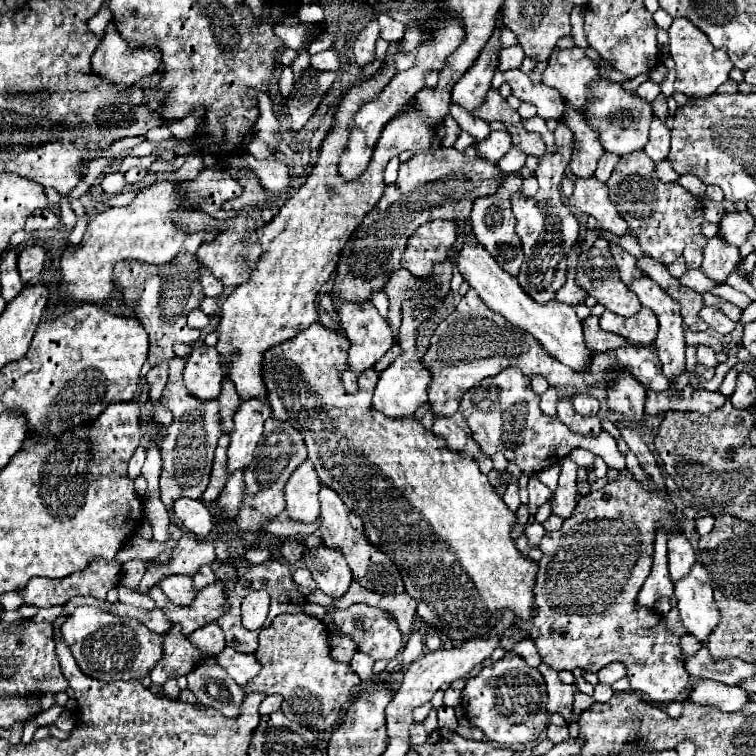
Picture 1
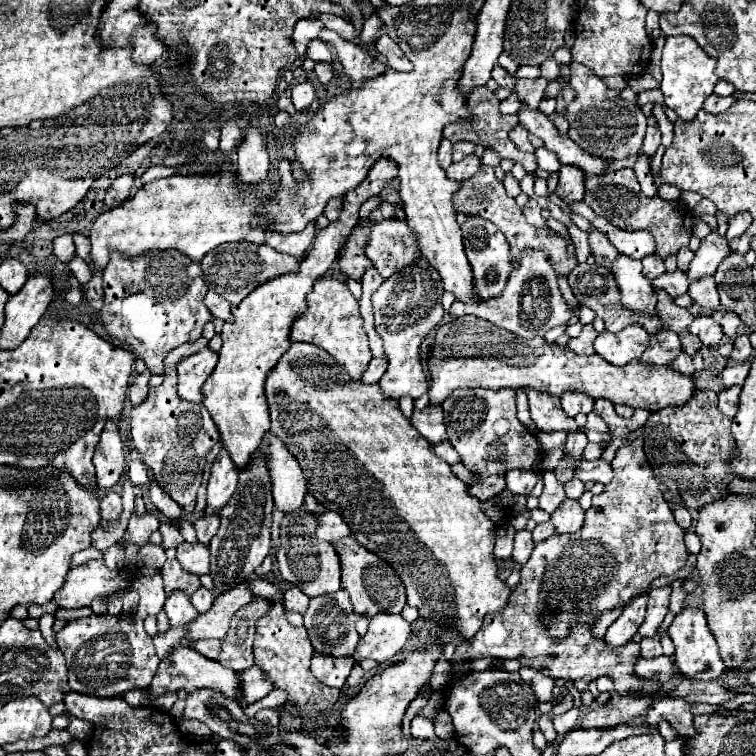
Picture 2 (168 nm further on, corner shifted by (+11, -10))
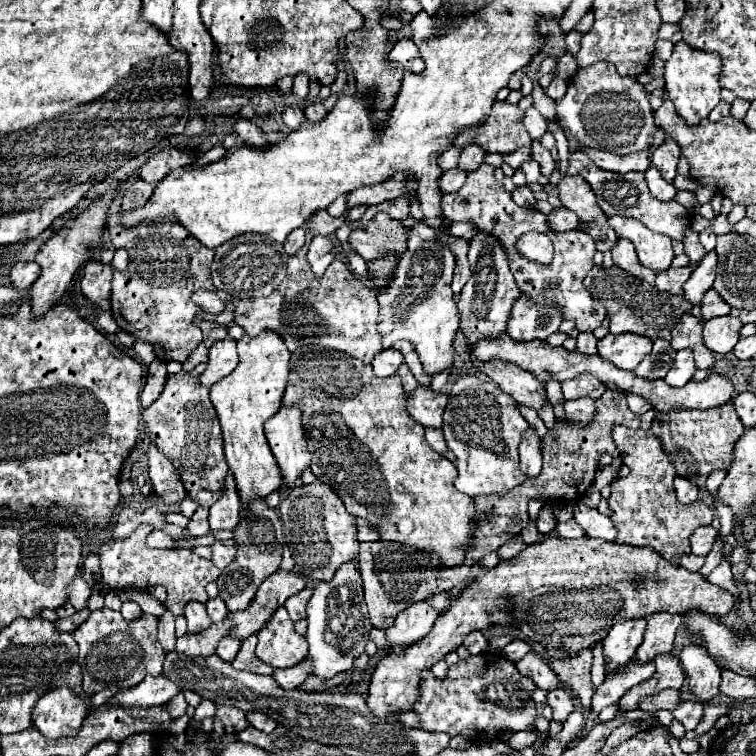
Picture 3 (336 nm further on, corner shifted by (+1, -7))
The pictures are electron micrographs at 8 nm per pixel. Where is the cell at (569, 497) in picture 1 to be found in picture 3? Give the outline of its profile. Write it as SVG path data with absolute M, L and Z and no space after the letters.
M576 501L572 515L574 515L574 521L586 531L588 537L600 537L604 541L616 539L616 529L614 529L610 517L602 515L598 509L592 509L586 503Z

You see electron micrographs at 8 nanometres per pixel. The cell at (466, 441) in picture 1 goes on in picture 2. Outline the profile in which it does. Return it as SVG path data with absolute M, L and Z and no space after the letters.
M428 404L424 410L414 410L410 416L410 422L420 432L420 436L424 436L430 444L438 444L446 440L444 416L440 406Z

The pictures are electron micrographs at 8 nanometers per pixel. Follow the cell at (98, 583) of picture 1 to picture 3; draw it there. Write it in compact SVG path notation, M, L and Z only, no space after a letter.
M150 525L138 527L130 537L126 539L110 539L100 545L98 557L100 557L100 579L106 583L106 587L114 591L122 591L126 587L138 587L138 589L150 589L154 585L164 585L168 591L168 611L172 615L182 615L184 605L188 601L200 601L206 603L206 585L210 581L216 581L220 575L220 569L214 567L208 559L202 559L194 555L192 551L168 551L168 549L148 549L144 545L146 535L152 531Z

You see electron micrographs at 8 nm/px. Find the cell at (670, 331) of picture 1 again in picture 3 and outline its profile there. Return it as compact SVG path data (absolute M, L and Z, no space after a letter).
M620 239L620 241L616 243L616 247L612 249L612 257L614 257L614 265L618 265L618 267L622 267L624 271L634 273L638 279L654 285L656 271L644 267L644 265L638 261L636 251L634 251L634 245L632 245L628 239Z

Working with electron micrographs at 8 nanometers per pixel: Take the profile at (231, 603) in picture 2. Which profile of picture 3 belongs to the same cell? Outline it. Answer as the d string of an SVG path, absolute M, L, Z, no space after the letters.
M278 571L266 577L266 581L262 581L262 585L258 587L258 593L254 595L254 601L250 601L246 609L238 613L228 613L226 619L234 621L234 629L230 629L228 637L242 641L260 631L264 623L272 617L272 613L282 607L290 595L296 595L304 587L304 577L294 571Z

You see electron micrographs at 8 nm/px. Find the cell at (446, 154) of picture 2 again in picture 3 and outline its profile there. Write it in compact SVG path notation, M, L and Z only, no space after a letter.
M452 145L446 153L442 153L442 157L438 159L438 165L444 169L444 171L448 171L448 169L454 169L454 167L458 167L458 159L460 159L460 147L456 147L456 145Z

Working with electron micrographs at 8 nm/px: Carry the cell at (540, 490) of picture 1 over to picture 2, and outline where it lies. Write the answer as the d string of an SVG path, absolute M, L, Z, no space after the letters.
M516 468L516 470L508 470L506 472L506 486L512 494L522 494L528 496L530 490L536 484L536 474L534 470L524 470L524 468Z

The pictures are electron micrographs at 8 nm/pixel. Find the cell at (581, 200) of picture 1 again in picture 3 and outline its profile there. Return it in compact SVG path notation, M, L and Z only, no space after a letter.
M612 215L608 217L608 225L614 227L618 237L626 237L636 247L638 259L644 267L652 267L656 271L664 271L670 267L670 261L674 257L670 237L654 233L646 225L630 217Z

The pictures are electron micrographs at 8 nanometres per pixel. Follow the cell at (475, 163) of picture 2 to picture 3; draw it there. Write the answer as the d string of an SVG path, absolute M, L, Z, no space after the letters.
M450 169L450 171L444 171L442 177L440 177L440 187L442 187L442 193L454 193L458 191L464 181L468 177L468 171L462 171L462 169Z

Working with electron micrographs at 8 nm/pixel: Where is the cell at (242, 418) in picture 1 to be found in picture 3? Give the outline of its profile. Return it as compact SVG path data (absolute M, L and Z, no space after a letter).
M228 473L226 481L224 481L224 491L222 497L210 507L210 529L234 529L234 525L240 519L240 511L242 511L242 499L240 493L236 489L236 481L234 475Z

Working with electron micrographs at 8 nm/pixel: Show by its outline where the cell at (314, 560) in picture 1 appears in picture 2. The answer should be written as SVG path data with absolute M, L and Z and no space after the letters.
M300 508L296 512L284 514L282 524L280 524L282 544L276 552L282 580L298 586L310 598L340 590L340 556L334 544L322 542L316 538L316 528L318 528L318 514L310 510Z

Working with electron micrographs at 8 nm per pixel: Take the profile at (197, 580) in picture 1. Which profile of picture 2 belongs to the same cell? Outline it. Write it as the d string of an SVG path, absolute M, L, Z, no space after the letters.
M200 588L190 600L192 600L194 608L202 614L202 612L208 612L208 610L212 608L212 604L214 604L214 600L216 600L216 592L206 590L206 588Z

